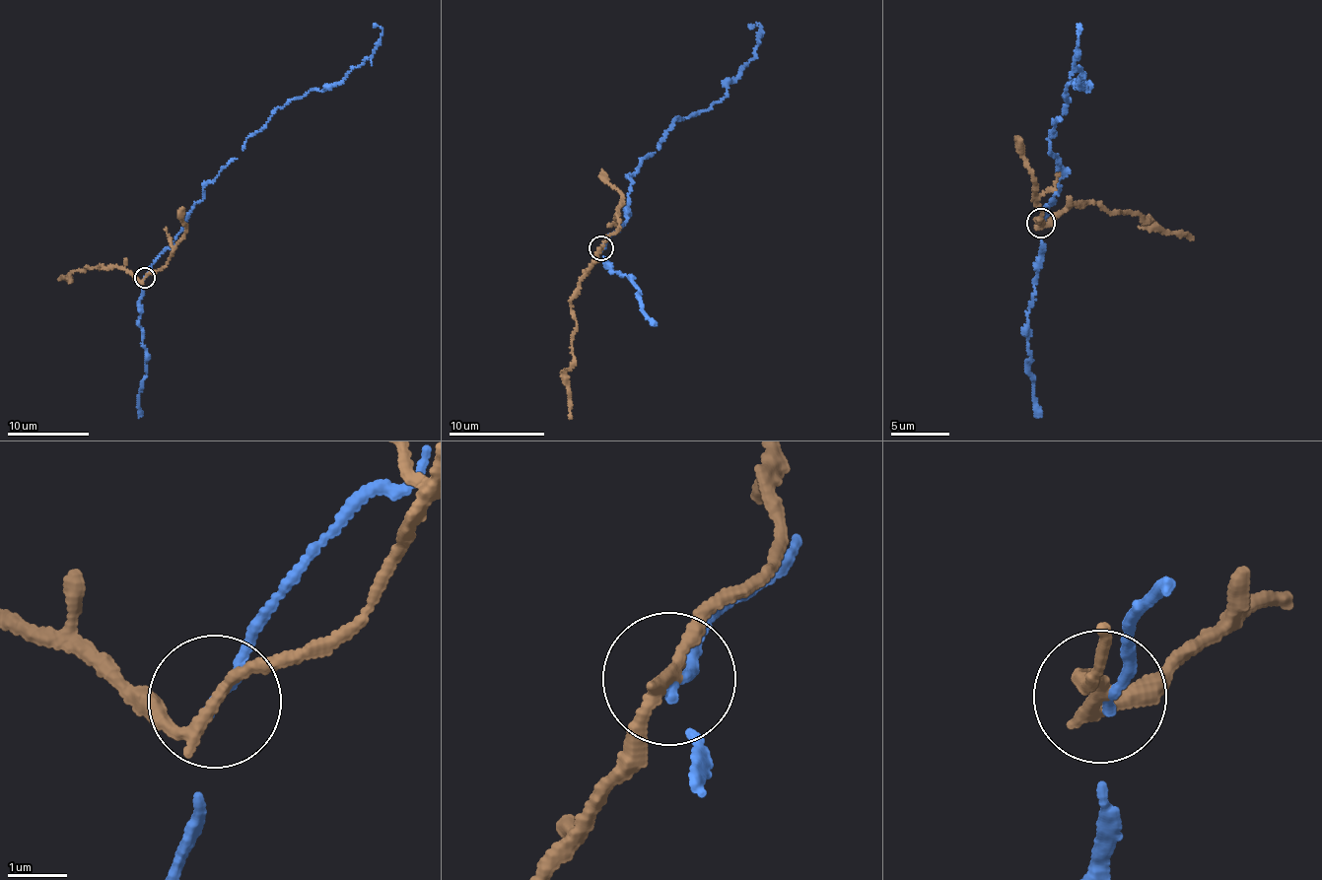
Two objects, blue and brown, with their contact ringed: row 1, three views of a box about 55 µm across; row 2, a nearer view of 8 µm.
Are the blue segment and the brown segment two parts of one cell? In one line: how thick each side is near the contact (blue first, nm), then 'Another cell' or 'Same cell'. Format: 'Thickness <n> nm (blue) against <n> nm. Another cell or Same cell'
Thickness 140 nm (blue) against 200 nm. Another cell

